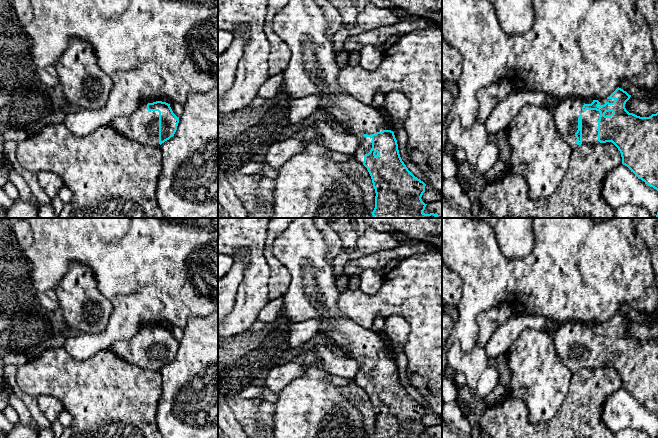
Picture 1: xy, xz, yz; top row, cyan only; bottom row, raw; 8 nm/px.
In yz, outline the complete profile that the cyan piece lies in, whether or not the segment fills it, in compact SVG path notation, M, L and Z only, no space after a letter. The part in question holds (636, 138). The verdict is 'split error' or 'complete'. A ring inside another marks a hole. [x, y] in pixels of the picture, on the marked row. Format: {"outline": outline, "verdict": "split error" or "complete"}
{"outline": "M618 87L609 97L600 101L575 97L559 100L553 108L554 123L572 149L580 145L595 146L612 142L621 153L622 164L658 191L658 112L649 117L629 113L625 104L630 97Z", "verdict": "split error"}

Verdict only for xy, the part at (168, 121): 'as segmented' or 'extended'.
extended

